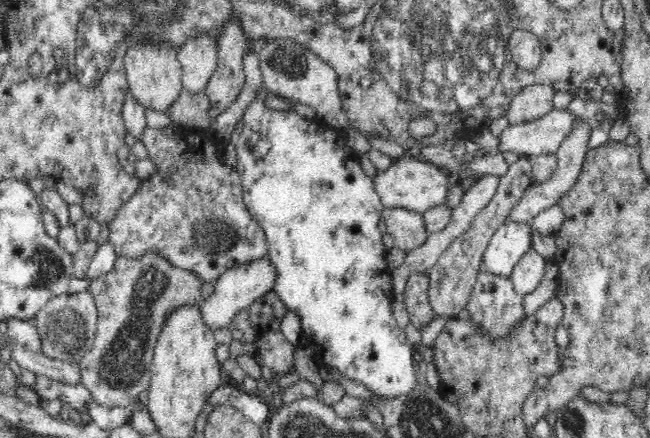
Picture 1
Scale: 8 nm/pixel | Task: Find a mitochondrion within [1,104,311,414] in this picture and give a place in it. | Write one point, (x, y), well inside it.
(121, 365)

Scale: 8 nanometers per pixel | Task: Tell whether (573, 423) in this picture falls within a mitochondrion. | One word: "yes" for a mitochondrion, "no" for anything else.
yes

